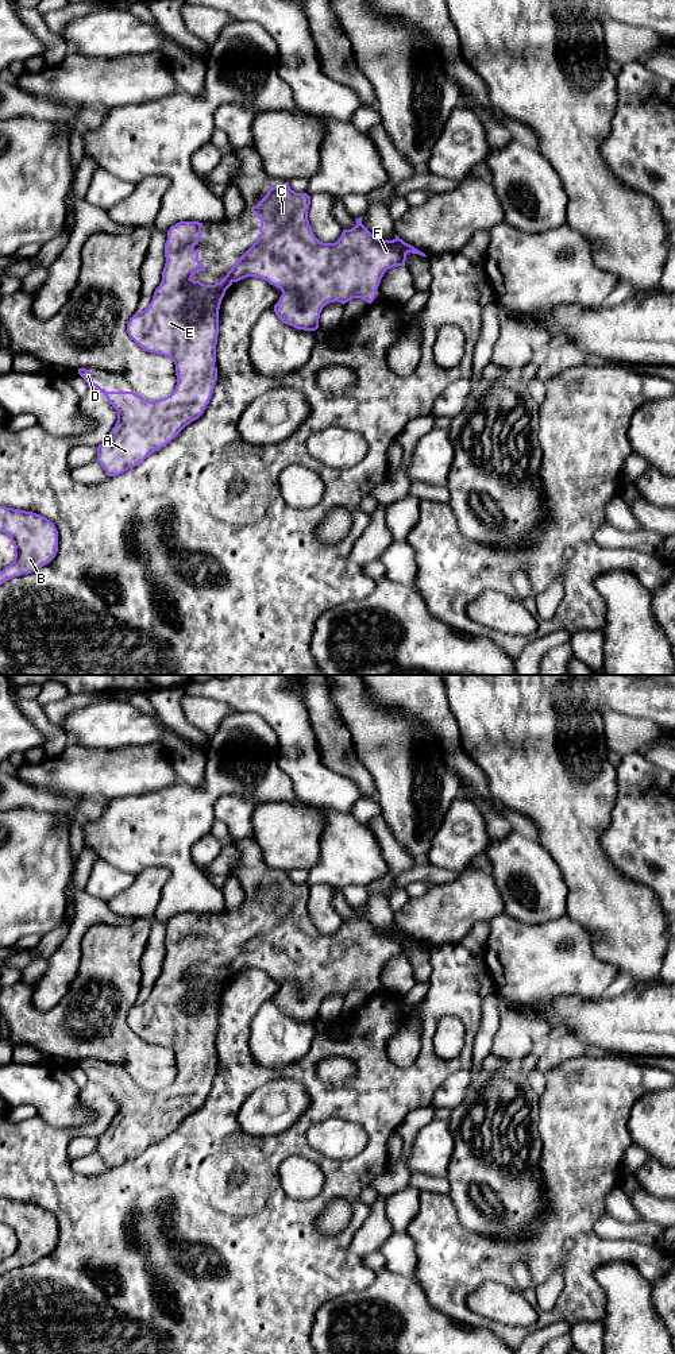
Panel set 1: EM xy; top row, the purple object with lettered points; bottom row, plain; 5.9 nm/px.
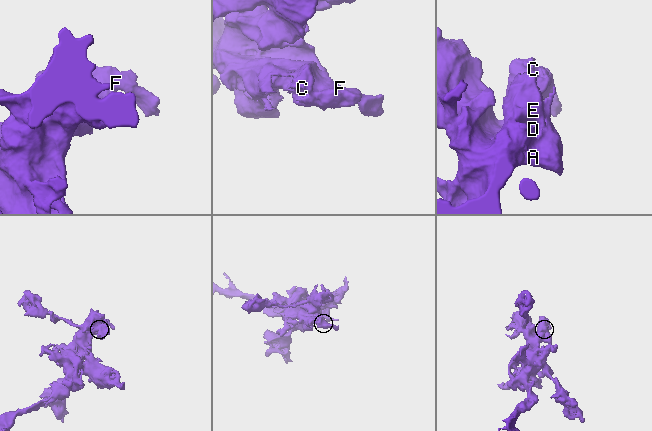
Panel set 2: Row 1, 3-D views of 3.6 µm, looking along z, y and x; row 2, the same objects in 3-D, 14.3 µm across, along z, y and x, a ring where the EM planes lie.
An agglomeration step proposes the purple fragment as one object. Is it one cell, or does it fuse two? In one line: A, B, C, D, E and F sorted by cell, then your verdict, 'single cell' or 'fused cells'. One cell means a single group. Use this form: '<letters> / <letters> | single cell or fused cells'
A B C D E F | single cell

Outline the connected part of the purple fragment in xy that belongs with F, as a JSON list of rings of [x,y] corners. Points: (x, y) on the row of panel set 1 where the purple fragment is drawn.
[[[289,182],[270,188],[267,194],[251,208],[251,212],[261,219],[258,239],[215,285],[205,285],[192,278],[197,271],[207,270],[198,261],[198,251],[193,248],[201,238],[202,223],[180,221],[170,227],[165,243],[166,263],[162,281],[148,306],[130,319],[127,332],[144,351],[167,356],[174,362],[176,389],[165,398],[148,401],[134,391],[107,391],[93,382],[90,370],[78,369],[88,387],[103,393],[117,410],[115,427],[97,447],[96,460],[109,477],[120,475],[138,466],[153,452],[169,444],[207,409],[217,381],[215,362],[219,309],[225,290],[234,282],[247,277],[267,281],[282,292],[274,305],[277,317],[297,329],[316,331],[320,313],[327,304],[335,301],[346,304],[352,298],[362,298],[371,304],[386,270],[405,266],[408,252],[427,256],[397,235],[393,240],[375,238],[362,224],[362,217],[355,219],[354,228],[343,229],[335,243],[323,243],[309,225],[309,205],[310,196],[296,193]]]

